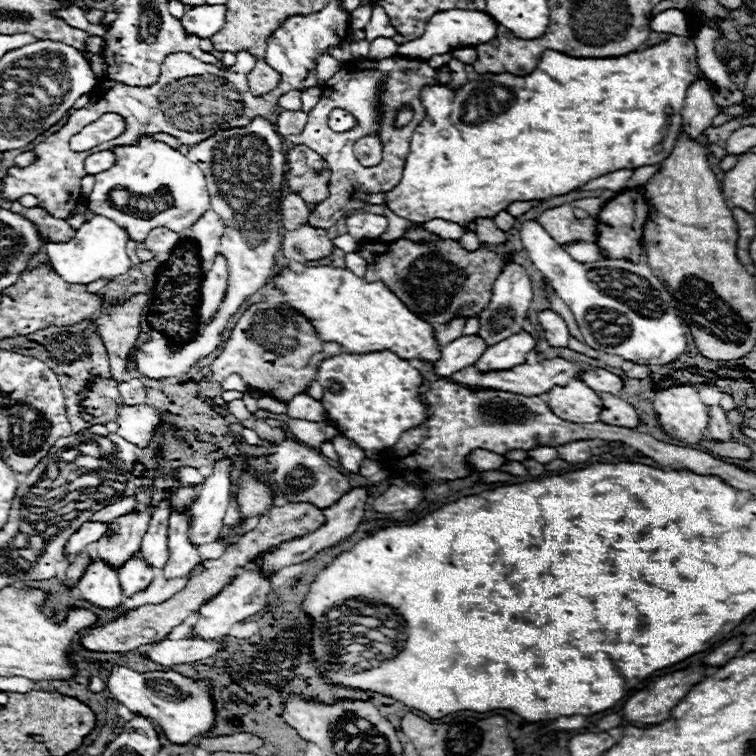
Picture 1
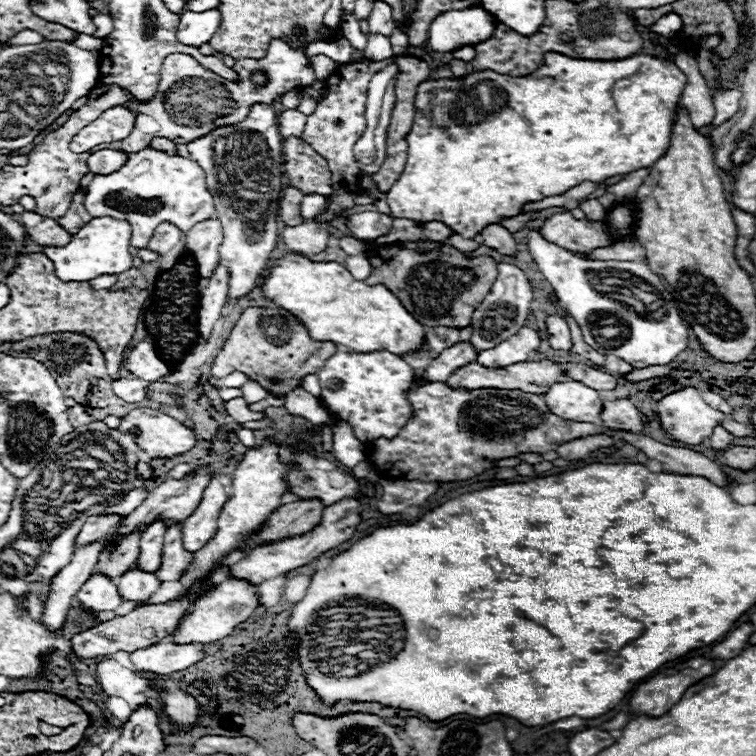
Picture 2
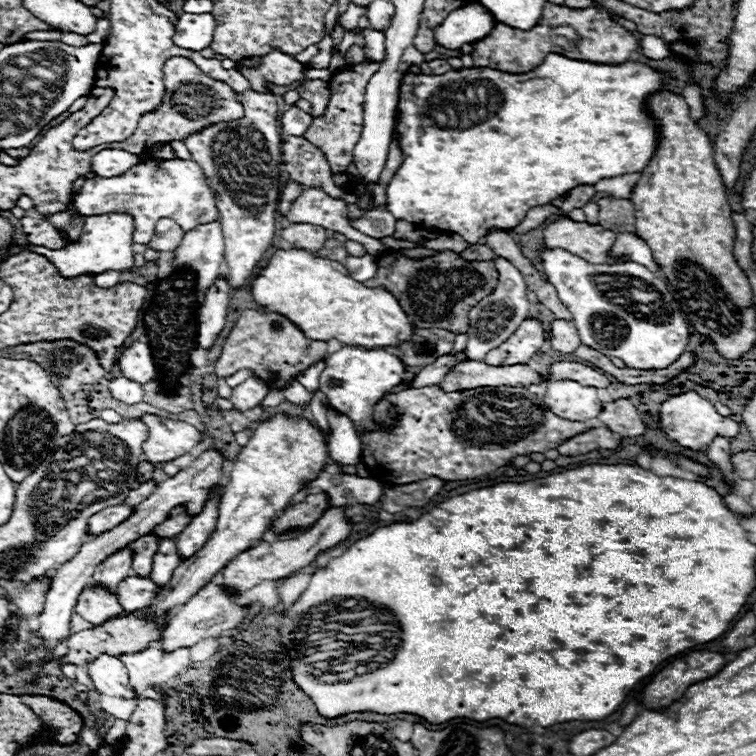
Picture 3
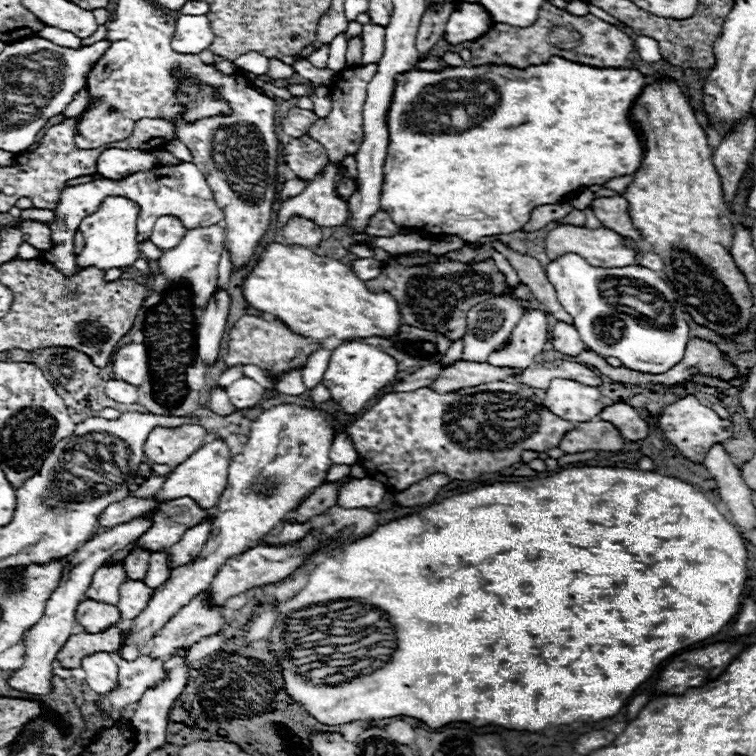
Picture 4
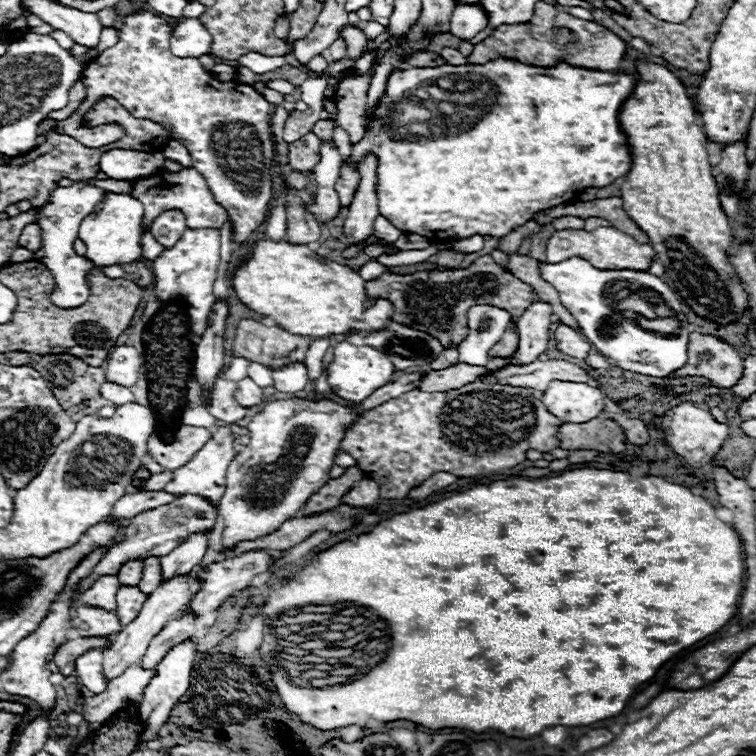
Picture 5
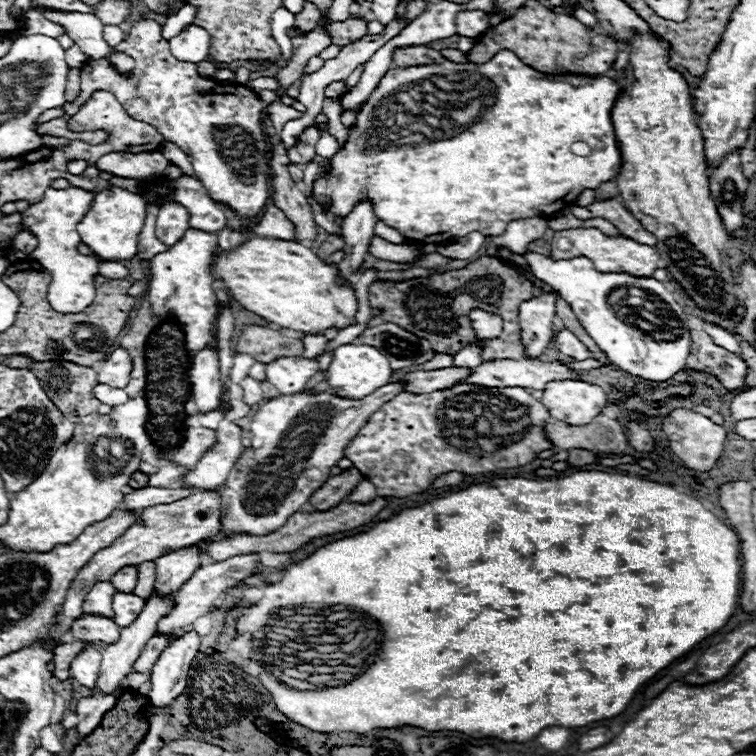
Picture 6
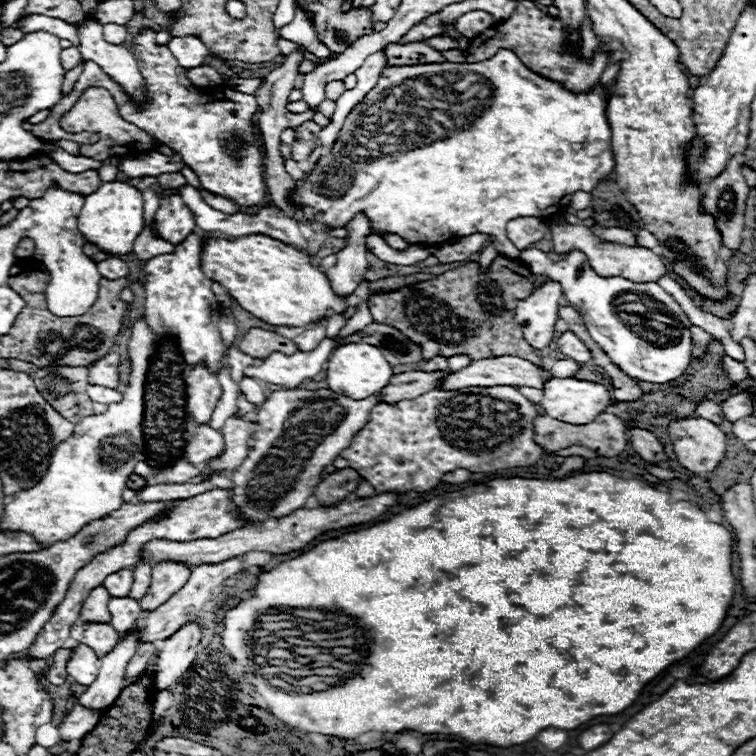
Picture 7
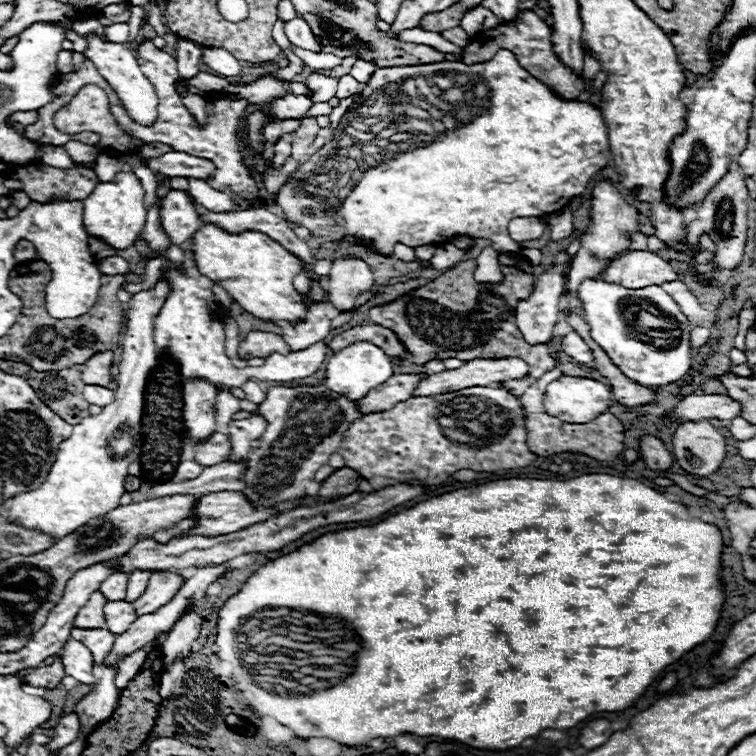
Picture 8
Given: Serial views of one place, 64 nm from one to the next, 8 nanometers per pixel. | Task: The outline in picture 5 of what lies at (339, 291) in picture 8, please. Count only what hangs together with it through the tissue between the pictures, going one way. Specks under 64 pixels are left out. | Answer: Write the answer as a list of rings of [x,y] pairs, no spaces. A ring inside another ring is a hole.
[[[366,154],[358,162],[360,184],[352,204],[348,206],[348,216],[344,220],[344,234],[354,244],[372,236],[372,226],[378,216],[378,198],[376,198],[378,164],[380,162],[376,154]]]

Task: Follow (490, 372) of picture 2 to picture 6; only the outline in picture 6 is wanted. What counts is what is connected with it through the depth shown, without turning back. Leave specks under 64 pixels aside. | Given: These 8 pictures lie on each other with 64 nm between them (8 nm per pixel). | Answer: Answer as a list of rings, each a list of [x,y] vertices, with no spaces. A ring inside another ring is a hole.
[[[442,368],[442,370],[432,370],[432,372],[410,372],[406,374],[406,390],[414,394],[424,394],[424,392],[434,392],[434,390],[446,390],[452,386],[458,386],[460,380],[468,378],[472,374],[470,368]]]

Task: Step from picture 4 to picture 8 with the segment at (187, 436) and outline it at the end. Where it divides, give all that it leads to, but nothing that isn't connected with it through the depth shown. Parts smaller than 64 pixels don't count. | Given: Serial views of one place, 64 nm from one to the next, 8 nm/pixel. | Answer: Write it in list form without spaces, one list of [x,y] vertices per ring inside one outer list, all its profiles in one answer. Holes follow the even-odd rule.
[[[212,432],[204,442],[194,444],[194,460],[202,466],[214,466],[228,460],[230,442],[226,434]]]

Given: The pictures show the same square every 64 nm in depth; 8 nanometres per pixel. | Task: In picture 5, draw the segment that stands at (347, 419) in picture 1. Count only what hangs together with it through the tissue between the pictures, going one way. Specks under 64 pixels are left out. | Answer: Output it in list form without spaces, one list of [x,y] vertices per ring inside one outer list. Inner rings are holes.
[[[344,340],[334,346],[334,358],[326,368],[326,380],[338,398],[342,398],[346,402],[362,402],[374,390],[388,384],[394,370],[396,368],[390,362],[390,358],[386,354],[382,354],[380,350],[376,350],[372,346],[354,346]]]

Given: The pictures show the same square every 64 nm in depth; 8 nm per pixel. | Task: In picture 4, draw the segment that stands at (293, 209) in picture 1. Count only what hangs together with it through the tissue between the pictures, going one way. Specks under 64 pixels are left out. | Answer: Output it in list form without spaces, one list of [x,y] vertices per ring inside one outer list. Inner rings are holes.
[[[294,178],[294,180],[288,180],[288,182],[282,186],[280,196],[288,200],[288,198],[294,198],[294,196],[298,196],[300,192],[304,192],[304,188],[306,188],[306,182],[302,182],[300,178]]]

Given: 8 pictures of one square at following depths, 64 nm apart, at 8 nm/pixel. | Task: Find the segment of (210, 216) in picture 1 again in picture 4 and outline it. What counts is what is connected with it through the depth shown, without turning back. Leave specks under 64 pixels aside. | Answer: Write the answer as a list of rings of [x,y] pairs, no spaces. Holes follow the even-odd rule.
[[[214,224],[214,226],[202,226],[202,228],[188,230],[182,242],[160,258],[160,268],[168,278],[168,286],[176,286],[176,284],[190,286],[194,310],[202,310],[206,302],[210,300],[210,294],[214,294],[216,290],[218,262],[222,256],[222,248],[224,248],[224,230],[218,224]]]

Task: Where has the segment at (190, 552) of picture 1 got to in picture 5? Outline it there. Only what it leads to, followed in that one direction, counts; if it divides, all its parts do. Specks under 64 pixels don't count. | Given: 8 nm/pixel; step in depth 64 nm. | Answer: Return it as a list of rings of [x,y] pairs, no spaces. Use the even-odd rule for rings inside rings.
[[[150,556],[146,558],[146,566],[142,572],[142,580],[140,580],[140,590],[146,590],[146,594],[154,592],[158,586],[162,584],[162,568],[160,568],[160,558],[158,556]]]

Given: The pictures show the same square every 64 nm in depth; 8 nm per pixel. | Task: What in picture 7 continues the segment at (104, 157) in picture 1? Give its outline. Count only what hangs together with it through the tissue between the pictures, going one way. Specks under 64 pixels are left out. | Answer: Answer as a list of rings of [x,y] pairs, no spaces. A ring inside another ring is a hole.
[[[52,148],[50,156],[52,156],[60,166],[64,166],[68,172],[72,172],[72,174],[84,172],[84,170],[88,170],[88,168],[98,170],[98,168],[102,166],[100,160],[90,160],[90,158],[82,158],[82,156],[72,156],[72,154],[68,154],[66,150],[62,150],[62,148]],[[146,152],[138,156],[126,156],[118,158],[118,172],[128,176],[128,178],[142,178],[142,176],[160,176],[164,172],[178,172],[184,164],[184,160],[178,158],[168,158],[160,152]]]

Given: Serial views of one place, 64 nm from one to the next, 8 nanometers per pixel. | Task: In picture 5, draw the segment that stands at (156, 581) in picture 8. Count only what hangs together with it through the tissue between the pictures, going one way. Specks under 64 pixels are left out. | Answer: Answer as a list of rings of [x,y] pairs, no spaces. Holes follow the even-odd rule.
[[[196,532],[190,534],[186,542],[178,544],[170,554],[162,556],[160,564],[162,564],[164,582],[174,574],[188,574],[190,570],[194,570],[202,562],[206,546],[208,546],[206,532]]]

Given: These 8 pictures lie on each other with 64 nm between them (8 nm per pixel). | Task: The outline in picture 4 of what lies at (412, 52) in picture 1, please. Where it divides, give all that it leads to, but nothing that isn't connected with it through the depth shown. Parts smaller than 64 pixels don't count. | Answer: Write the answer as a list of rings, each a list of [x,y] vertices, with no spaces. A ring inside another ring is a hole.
[[[460,4],[450,14],[446,28],[444,28],[444,40],[452,46],[478,40],[482,34],[486,34],[492,28],[490,14],[480,4]]]

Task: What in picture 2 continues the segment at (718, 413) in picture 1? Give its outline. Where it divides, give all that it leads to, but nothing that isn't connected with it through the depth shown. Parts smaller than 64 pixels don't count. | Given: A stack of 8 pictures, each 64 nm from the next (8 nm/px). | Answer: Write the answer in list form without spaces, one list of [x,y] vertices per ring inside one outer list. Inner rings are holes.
[[[718,424],[716,428],[714,428],[714,432],[712,432],[712,436],[710,436],[710,440],[708,440],[708,444],[710,444],[710,448],[712,450],[724,450],[726,446],[730,446],[732,444],[732,434],[722,426],[722,424]]]

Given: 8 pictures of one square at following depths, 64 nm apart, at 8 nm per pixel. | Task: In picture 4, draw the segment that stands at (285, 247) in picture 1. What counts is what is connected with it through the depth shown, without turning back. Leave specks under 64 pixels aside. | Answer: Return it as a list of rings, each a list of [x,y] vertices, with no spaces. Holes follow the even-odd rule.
[[[292,218],[280,232],[286,244],[316,248],[322,242],[322,228],[304,218]]]

